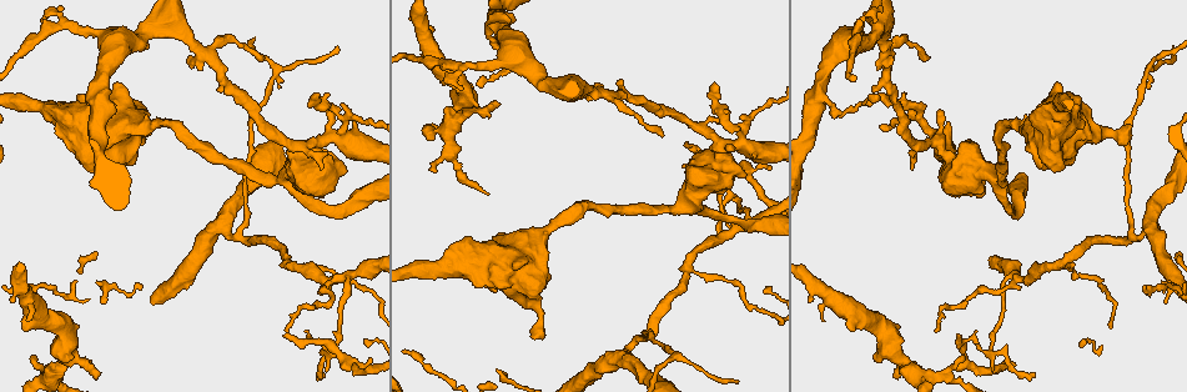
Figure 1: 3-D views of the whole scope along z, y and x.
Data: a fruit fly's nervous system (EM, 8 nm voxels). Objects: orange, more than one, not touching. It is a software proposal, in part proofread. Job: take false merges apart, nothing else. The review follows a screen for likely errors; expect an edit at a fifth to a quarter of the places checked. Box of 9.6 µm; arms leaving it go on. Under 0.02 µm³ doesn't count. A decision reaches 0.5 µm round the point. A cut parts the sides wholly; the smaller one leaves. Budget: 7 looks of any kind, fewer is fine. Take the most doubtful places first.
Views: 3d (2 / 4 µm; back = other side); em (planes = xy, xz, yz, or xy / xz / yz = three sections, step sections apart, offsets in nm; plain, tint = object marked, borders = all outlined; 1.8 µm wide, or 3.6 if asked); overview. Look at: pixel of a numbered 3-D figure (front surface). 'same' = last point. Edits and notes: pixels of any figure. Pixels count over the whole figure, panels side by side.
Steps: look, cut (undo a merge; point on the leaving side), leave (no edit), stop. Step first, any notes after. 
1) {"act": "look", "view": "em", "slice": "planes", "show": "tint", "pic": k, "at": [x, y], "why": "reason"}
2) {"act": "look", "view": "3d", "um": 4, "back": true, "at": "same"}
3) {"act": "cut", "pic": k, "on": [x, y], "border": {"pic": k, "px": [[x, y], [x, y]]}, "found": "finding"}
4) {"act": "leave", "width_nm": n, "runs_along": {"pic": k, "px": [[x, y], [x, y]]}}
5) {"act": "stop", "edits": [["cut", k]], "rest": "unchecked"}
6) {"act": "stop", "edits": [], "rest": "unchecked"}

{"act": "look", "view": "3d", "um": 2, "pic": 1, "at": [317, 140], "why": "thick turns thin"}

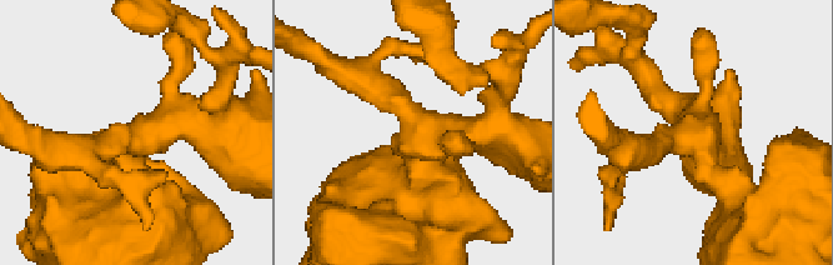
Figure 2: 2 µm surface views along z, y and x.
{"act": "look", "view": "em", "slice": "planes", "show": "tint", "pic": 2, "at": [132, 138]}

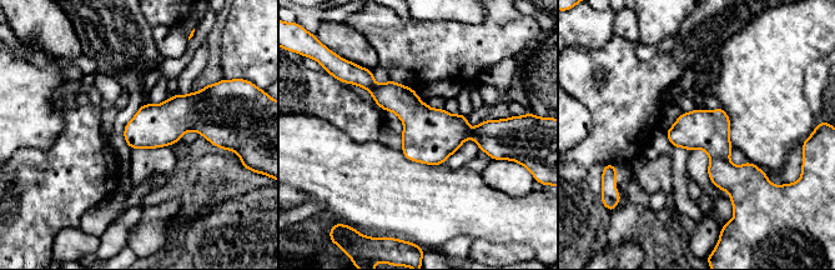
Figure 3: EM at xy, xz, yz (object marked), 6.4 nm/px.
{"act": "cut", "pic": 3, "on": [708, 130], "border": {"pic": 3, "px": [[712, 158], [728, 160]]}, "found": "two neurons meet here"}

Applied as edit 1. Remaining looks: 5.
{"act": "look", "view": "overview"}

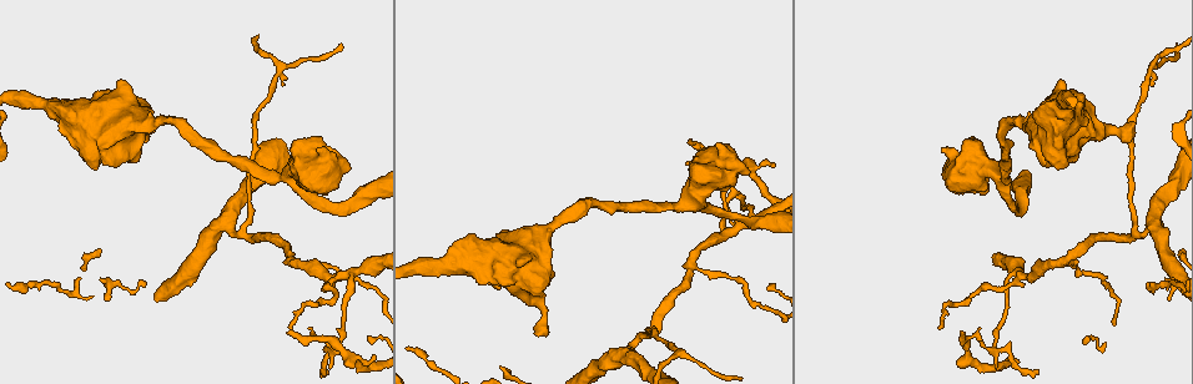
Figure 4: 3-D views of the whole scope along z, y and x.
{"act": "look", "view": "3d", "um": 2, "pic": 4, "at": [734, 190], "why": "sharp bend"}

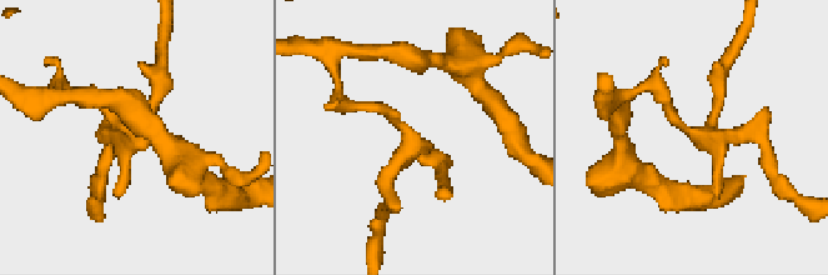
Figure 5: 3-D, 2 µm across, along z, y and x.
{"act": "look", "view": "em", "slice": "xy", "step": 4, "show": "tint", "pic": 5, "at": [409, 138]}

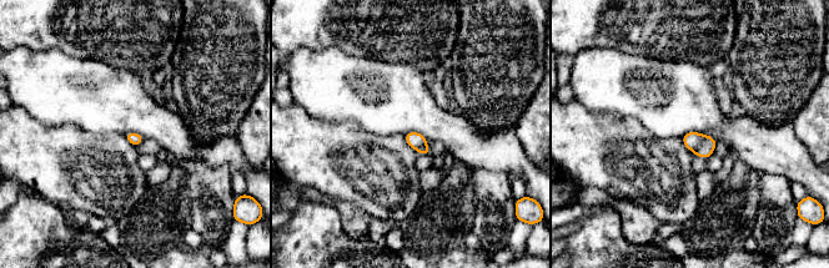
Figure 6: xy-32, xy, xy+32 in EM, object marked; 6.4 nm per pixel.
{"act": "cut", "pic": 6, "on": [691, 140], "border": {"pic": 6, "px": [[703, 135], [703, 138], [693, 150]]}, "found": "a second neuron is stuck on"}

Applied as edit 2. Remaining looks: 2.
{"act": "stop", "edits": [["cut", 3], ["cut", 6]], "rest": "unchecked"}

